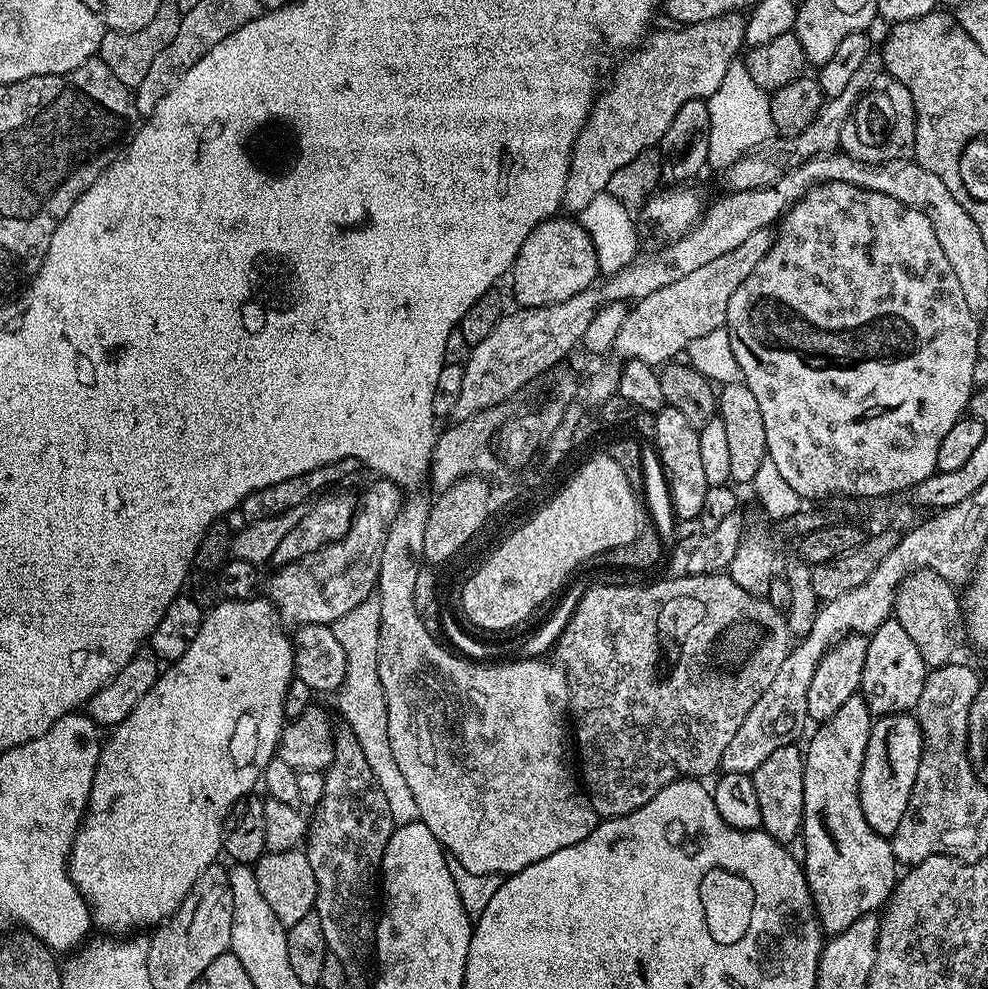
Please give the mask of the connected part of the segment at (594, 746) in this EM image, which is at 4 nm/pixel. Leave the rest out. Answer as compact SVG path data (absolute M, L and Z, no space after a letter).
M681 574L673 580L660 580L657 584L648 584L645 588L631 588L628 584L596 584L585 587L572 617L566 622L565 629L554 645L555 659L565 676L568 677L568 706L570 709L570 728L574 733L574 748L580 751L578 776L582 781L583 791L592 803L597 817L611 818L625 816L650 802L658 790L670 786L670 782L681 778L705 778L720 767L720 759L726 746L738 734L738 726L750 714L754 702L762 698L762 690L770 686L770 681L778 674L782 662L790 655L794 647L794 637L788 617L776 608L767 598L746 594L738 582L726 574L715 576L689 576Z

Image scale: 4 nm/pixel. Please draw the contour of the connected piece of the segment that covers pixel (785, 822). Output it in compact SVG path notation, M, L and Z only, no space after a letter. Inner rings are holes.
M799 743L774 750L758 770L751 772L754 791L758 793L758 811L762 813L760 828L782 845L801 835L804 827L804 752Z

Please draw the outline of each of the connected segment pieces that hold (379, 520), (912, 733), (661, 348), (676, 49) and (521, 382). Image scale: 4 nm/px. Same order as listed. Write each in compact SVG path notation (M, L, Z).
M383 478L373 479L373 484L361 495L358 500L356 517L352 519L352 525L341 540L335 540L333 544L322 546L314 550L314 554L306 554L298 558L298 562L287 564L275 569L268 580L267 599L271 600L280 614L281 621L292 626L303 624L328 624L333 625L342 614L350 614L354 606L358 606L363 600L369 599L375 593L376 579L380 573L380 559L382 558L382 546L386 542L388 528L396 520L396 516L402 510L400 504L401 485L392 480Z
M907 712L877 716L870 730L870 742L866 742L866 758L862 758L860 775L860 805L866 822L878 834L891 838L906 814L910 794L914 790L914 778L918 778L918 762L922 762L922 730L915 715Z
M772 228L758 230L758 234L750 234L742 246L737 246L735 250L730 250L730 254L722 254L722 258L714 258L714 262L709 262L706 266L694 270L691 274L686 274L686 278L678 278L678 282L670 282L670 286L662 286L662 290L654 290L654 294L646 294L646 298L635 301L634 306L629 307L624 314L622 330L618 330L618 338L614 345L615 355L624 356L625 361L637 360L646 362L653 366L663 366L675 361L679 354L687 353L690 342L694 338L702 338L703 335L710 334L711 331L725 327L728 319L728 307L730 298L734 290L750 274L754 274L754 266L762 262L764 255L770 250L774 232Z
M728 12L706 22L672 26L669 32L653 31L639 47L625 55L628 57L617 66L616 73L612 76L612 85L597 95L592 112L584 123L584 129L578 134L576 144L572 148L564 191L565 209L585 208L594 199L594 194L607 189L610 177L617 170L622 170L626 162L634 162L638 154L642 154L647 148L657 147L663 141L670 122L674 122L674 114L678 114L678 110L682 110L686 102L707 100L714 94L714 90L718 90L718 86L722 86L726 70L730 70L733 60L741 55L745 47L744 22L745 17L740 12Z
M593 286L574 294L574 298L566 298L566 302L558 302L541 308L517 307L516 312L504 314L494 326L490 334L470 348L468 359L462 367L462 390L456 396L450 416L453 421L468 420L474 414L478 414L487 408L499 408L515 394L519 388L527 386L531 380L539 378L543 372L551 370L555 364L560 364L583 341L586 334L586 326L590 326L590 318L600 309L602 297L599 287Z

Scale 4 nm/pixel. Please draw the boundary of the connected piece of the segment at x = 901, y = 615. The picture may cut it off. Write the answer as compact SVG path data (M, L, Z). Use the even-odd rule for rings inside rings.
M917 568L896 587L896 601L892 607L894 618L900 623L902 630L910 634L914 646L918 646L918 654L922 654L924 663L929 669L941 668L953 663L959 657L956 655L959 654L960 647L966 644L965 629L959 624L962 618L962 608L961 605L958 606L956 596L952 591L954 591L953 585L929 568Z

